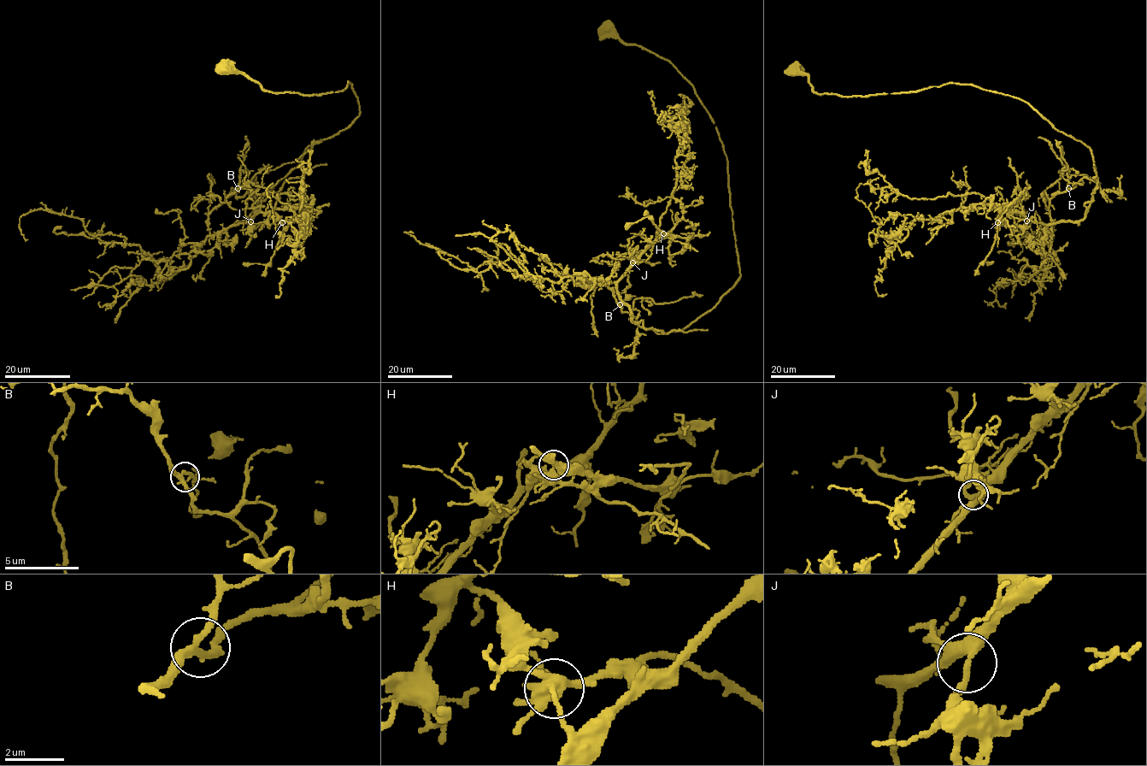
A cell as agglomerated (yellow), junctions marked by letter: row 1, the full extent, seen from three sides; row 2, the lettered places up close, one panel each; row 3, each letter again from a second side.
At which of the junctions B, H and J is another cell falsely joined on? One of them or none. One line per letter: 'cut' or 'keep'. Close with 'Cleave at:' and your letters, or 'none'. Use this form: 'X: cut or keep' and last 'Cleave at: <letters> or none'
B: keep
H: cut
J: keep
Cleave at: H

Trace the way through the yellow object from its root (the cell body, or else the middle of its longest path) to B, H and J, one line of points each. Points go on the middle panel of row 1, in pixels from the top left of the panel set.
B: (607, 29), (667, 59), (714, 123), (740, 273), (677, 331), (637, 324), (614, 283), (591, 287), (620, 304)
H: (607, 29), (693, 86), (727, 161), (740, 278), (685, 327), (656, 333), (632, 321), (617, 280), (663, 233)
J: (607, 29), (667, 59), (714, 123), (740, 278), (685, 327), (656, 333), (632, 321), (617, 290), (632, 262)

